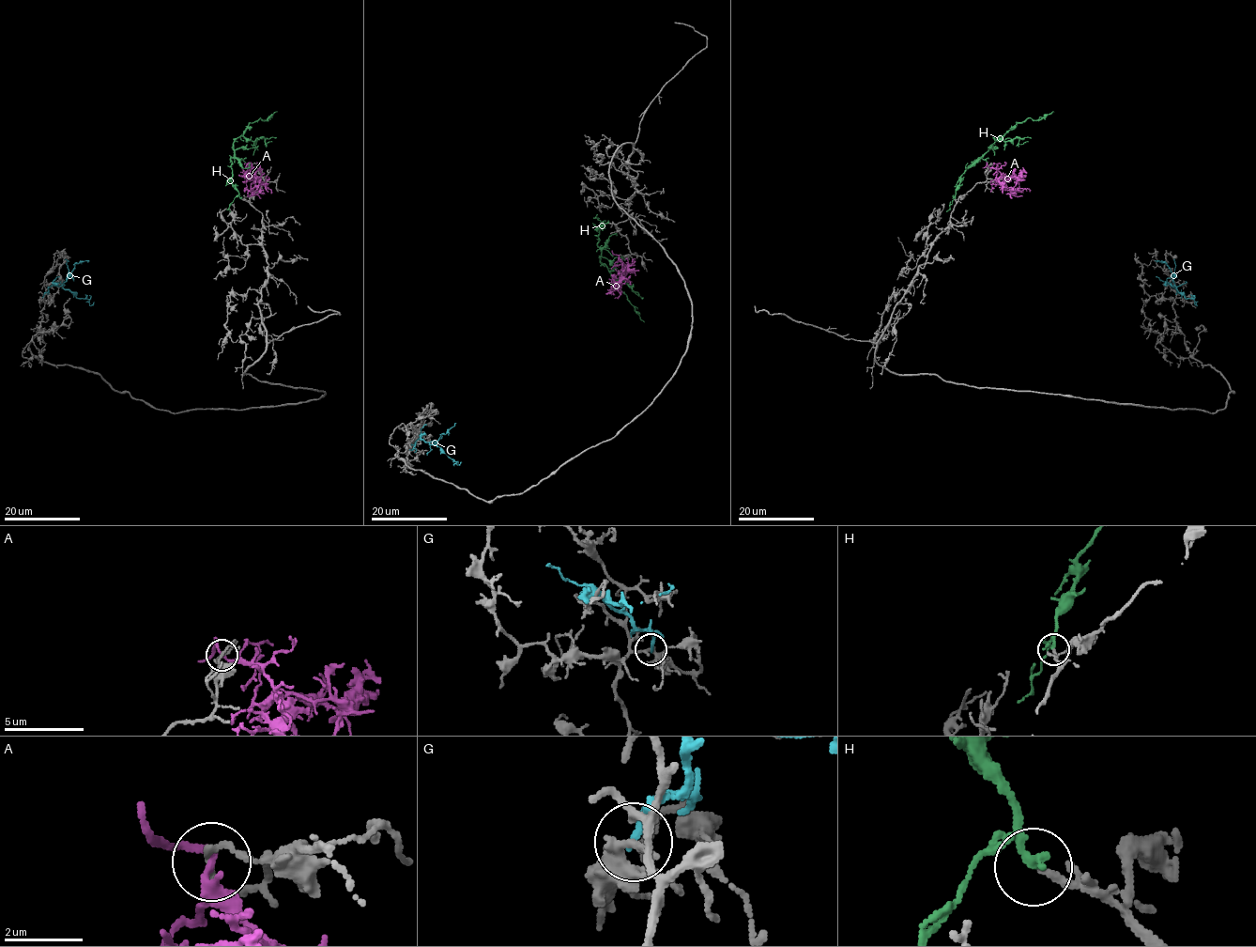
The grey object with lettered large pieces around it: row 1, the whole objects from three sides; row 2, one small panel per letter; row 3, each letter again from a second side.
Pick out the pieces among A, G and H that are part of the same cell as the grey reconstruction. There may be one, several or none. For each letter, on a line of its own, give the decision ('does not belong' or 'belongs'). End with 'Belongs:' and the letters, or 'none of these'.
A: does not belong
G: does not belong
H: belongs
Belongs: H

